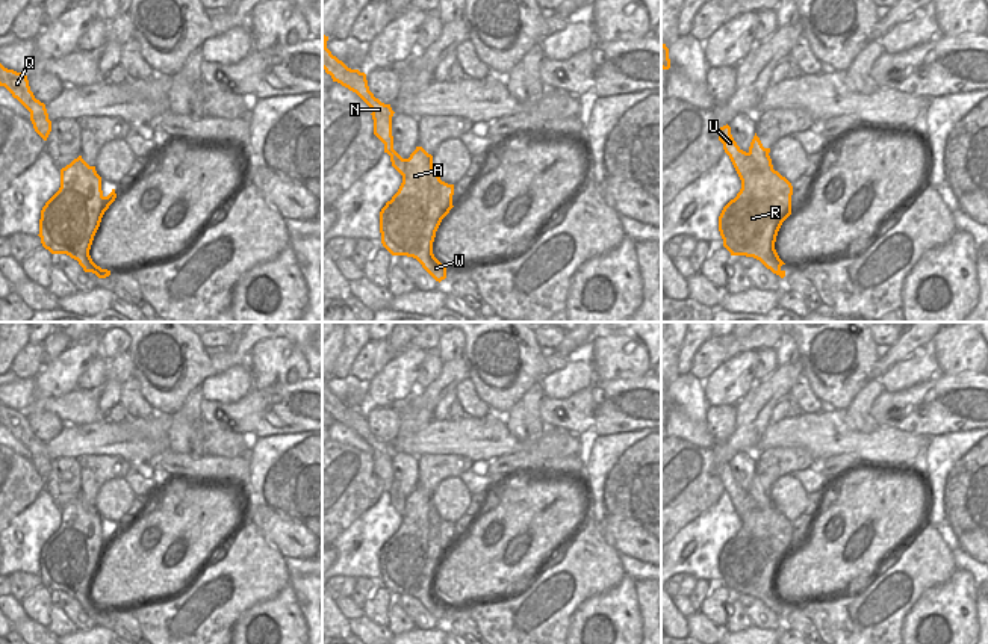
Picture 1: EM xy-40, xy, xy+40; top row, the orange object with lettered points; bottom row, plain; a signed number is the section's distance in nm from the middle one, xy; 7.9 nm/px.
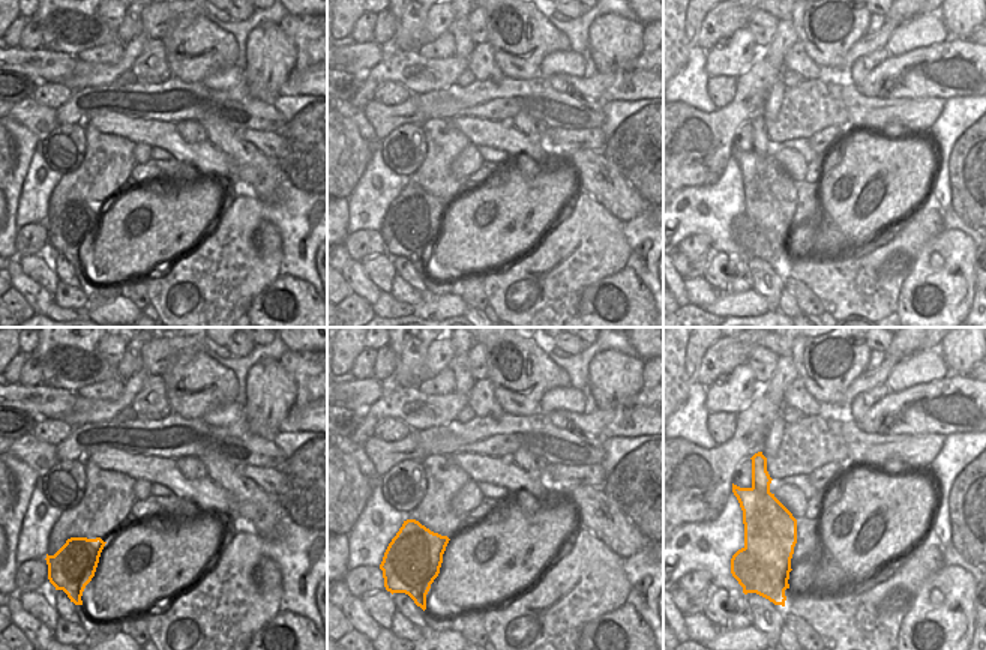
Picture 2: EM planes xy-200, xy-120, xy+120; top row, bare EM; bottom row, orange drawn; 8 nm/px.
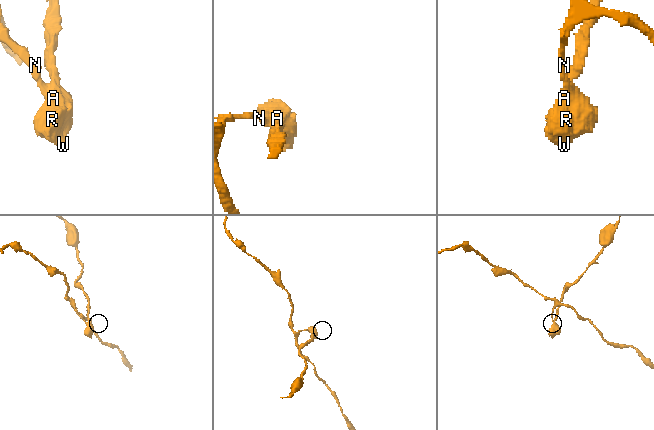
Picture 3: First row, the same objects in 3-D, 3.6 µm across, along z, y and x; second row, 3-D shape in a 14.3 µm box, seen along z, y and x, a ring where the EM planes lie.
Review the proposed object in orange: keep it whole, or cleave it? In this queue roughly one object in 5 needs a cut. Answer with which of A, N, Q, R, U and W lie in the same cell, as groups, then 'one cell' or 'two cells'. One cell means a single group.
A R W / N Q U | two cells

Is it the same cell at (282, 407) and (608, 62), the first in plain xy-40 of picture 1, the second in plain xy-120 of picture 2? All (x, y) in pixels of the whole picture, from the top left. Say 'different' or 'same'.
different

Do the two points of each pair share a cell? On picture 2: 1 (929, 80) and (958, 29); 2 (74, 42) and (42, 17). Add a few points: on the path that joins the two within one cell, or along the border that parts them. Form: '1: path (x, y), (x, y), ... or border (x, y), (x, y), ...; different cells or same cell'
1: border (949, 36), (968, 39); different cells
2: path (66, 35), (50, 18); same cell

